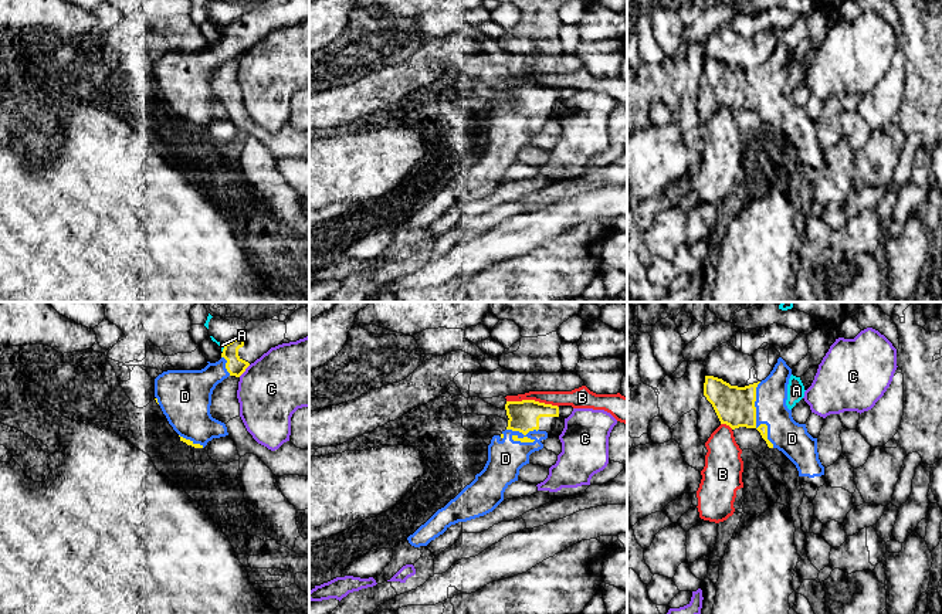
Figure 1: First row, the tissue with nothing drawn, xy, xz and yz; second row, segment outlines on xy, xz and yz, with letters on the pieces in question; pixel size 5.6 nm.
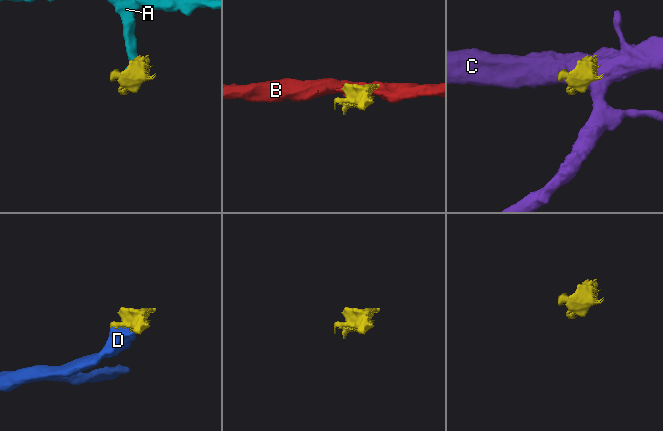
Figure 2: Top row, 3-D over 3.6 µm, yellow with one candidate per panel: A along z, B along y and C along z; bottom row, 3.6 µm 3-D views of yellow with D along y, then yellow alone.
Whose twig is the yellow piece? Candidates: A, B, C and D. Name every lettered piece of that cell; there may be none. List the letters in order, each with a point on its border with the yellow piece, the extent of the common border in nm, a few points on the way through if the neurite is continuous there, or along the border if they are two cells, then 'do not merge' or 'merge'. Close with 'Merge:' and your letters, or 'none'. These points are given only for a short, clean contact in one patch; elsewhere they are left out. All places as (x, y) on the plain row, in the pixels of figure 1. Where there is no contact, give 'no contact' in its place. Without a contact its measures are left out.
A: contact xy (224, 30); length 40 nm; border xy (224, 27), (222, 33); do not merge
B: contact xz (532, 82); length 300 nm; border xz (507, 82), (538, 82), (558, 90); do not merge
C: contact xy (244, 53); length 100 nm; border xy (250, 47), (239, 58); do not merge
D: contact yz (755, 101); length 380 nm; merge
Merge: D

